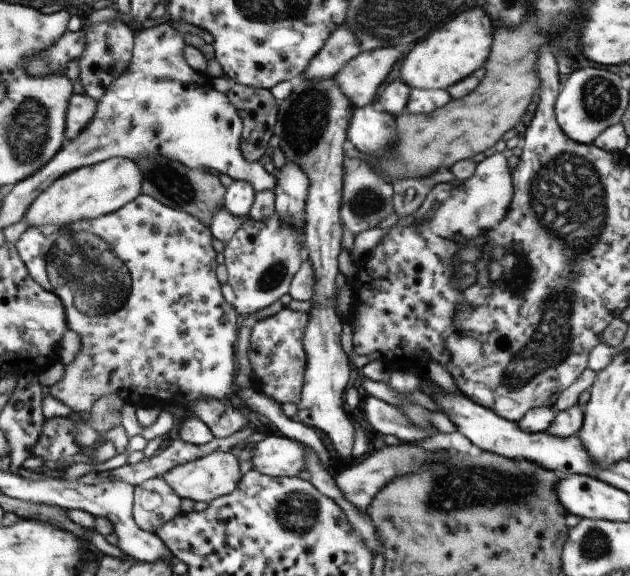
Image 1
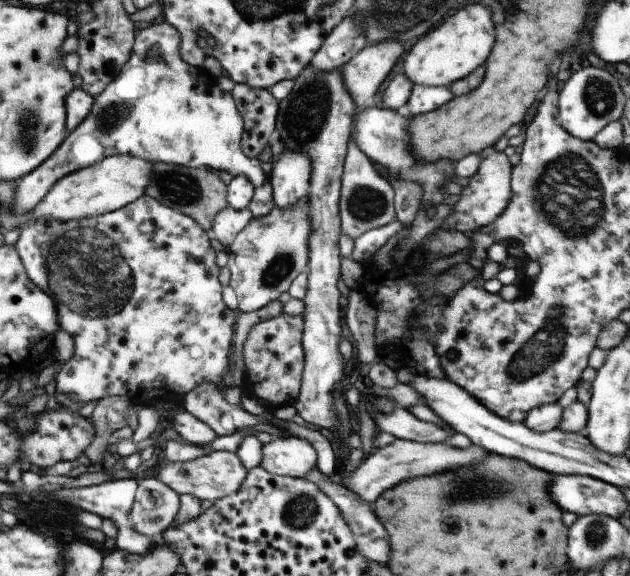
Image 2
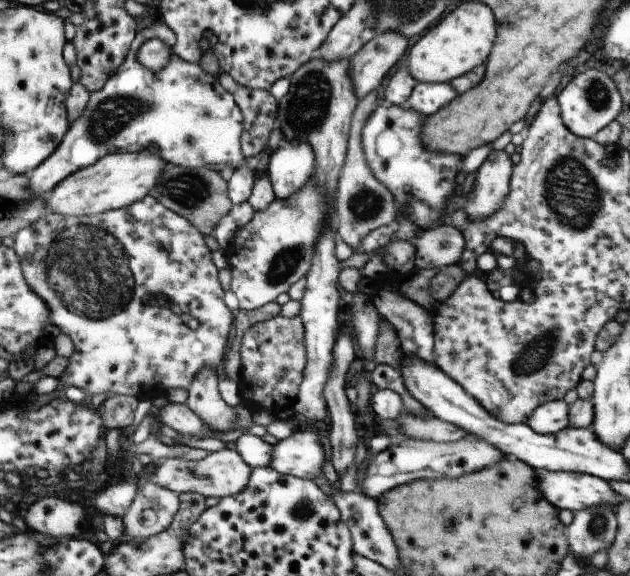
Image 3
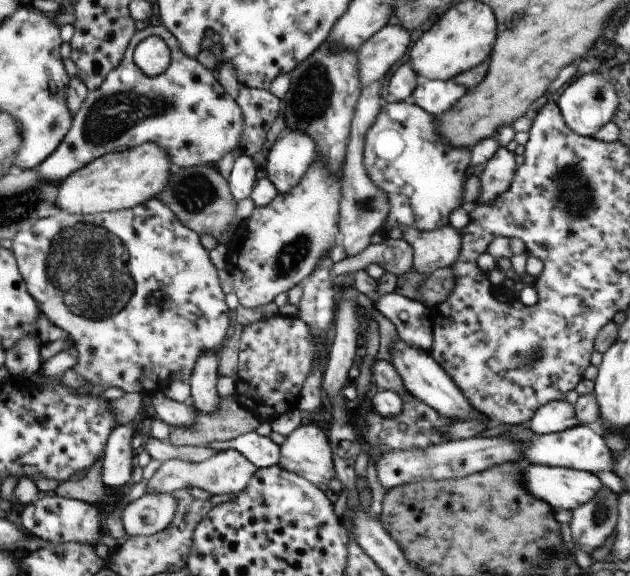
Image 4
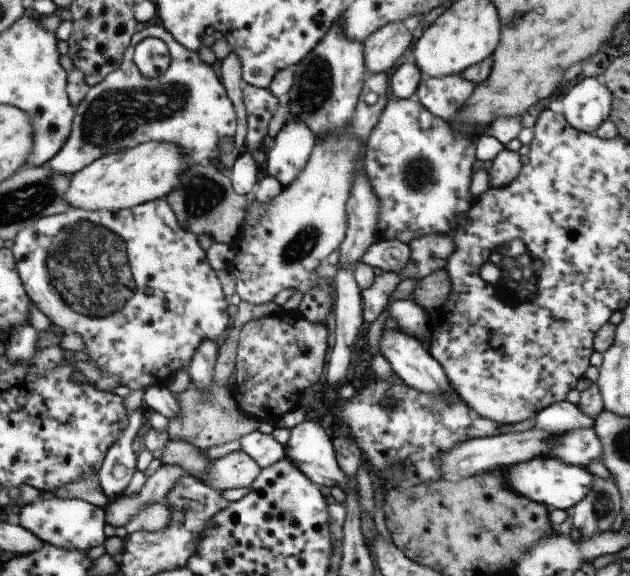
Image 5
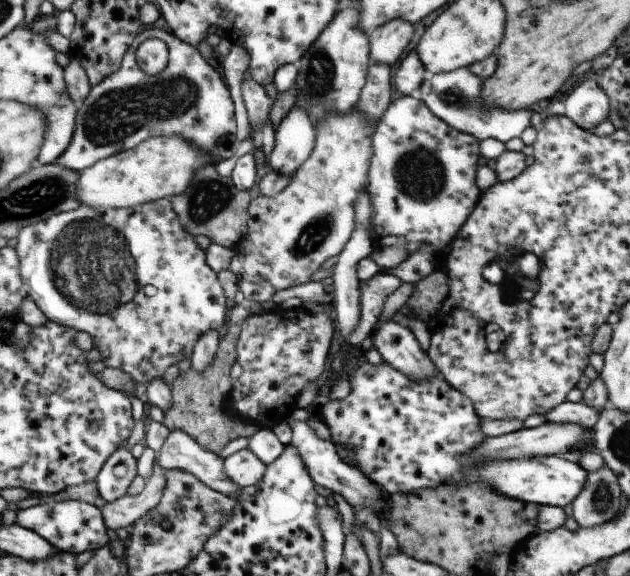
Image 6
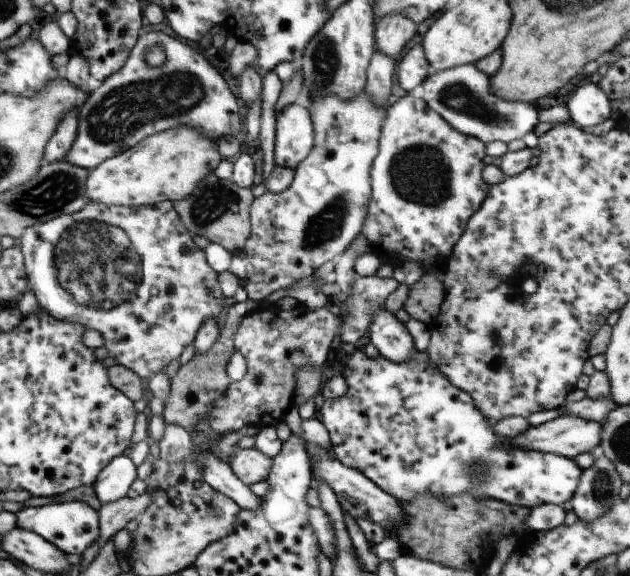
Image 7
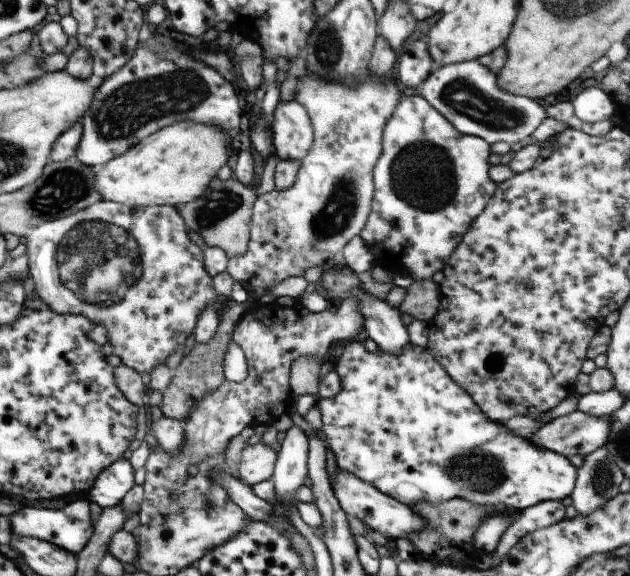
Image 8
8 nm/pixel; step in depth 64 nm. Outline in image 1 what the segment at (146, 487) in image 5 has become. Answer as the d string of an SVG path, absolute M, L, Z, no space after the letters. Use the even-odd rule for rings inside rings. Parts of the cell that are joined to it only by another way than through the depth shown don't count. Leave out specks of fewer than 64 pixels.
M213 451L197 460L177 465L164 472L161 478L167 486L180 498L190 498L192 501L208 503L214 498L230 493L242 477L238 460L231 451Z

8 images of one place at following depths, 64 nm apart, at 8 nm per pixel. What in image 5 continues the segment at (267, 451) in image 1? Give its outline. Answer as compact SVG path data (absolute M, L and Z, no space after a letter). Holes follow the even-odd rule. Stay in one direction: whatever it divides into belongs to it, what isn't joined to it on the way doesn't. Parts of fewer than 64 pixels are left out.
M303 420L290 428L290 432L287 443L283 446L285 457L293 461L297 468L319 487L337 487L343 492L347 492L350 478L338 465L331 438L325 434L324 429L317 423Z

